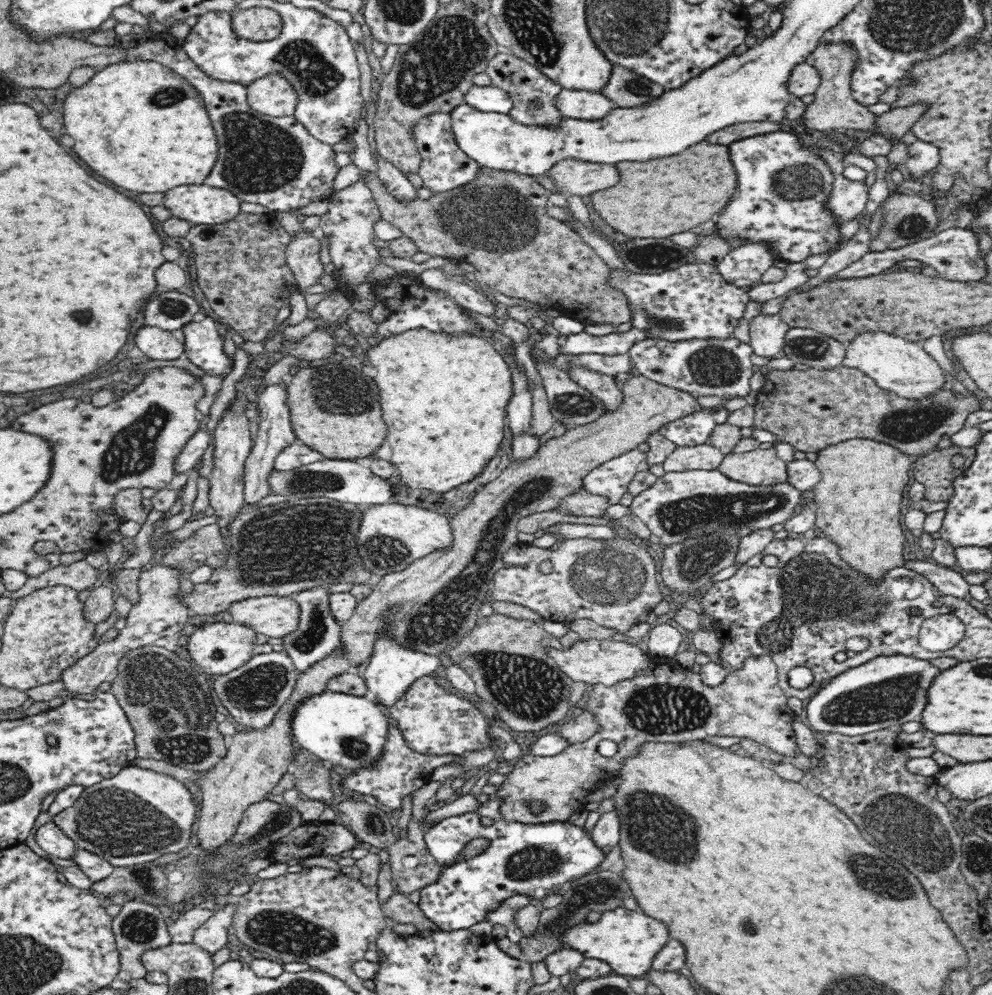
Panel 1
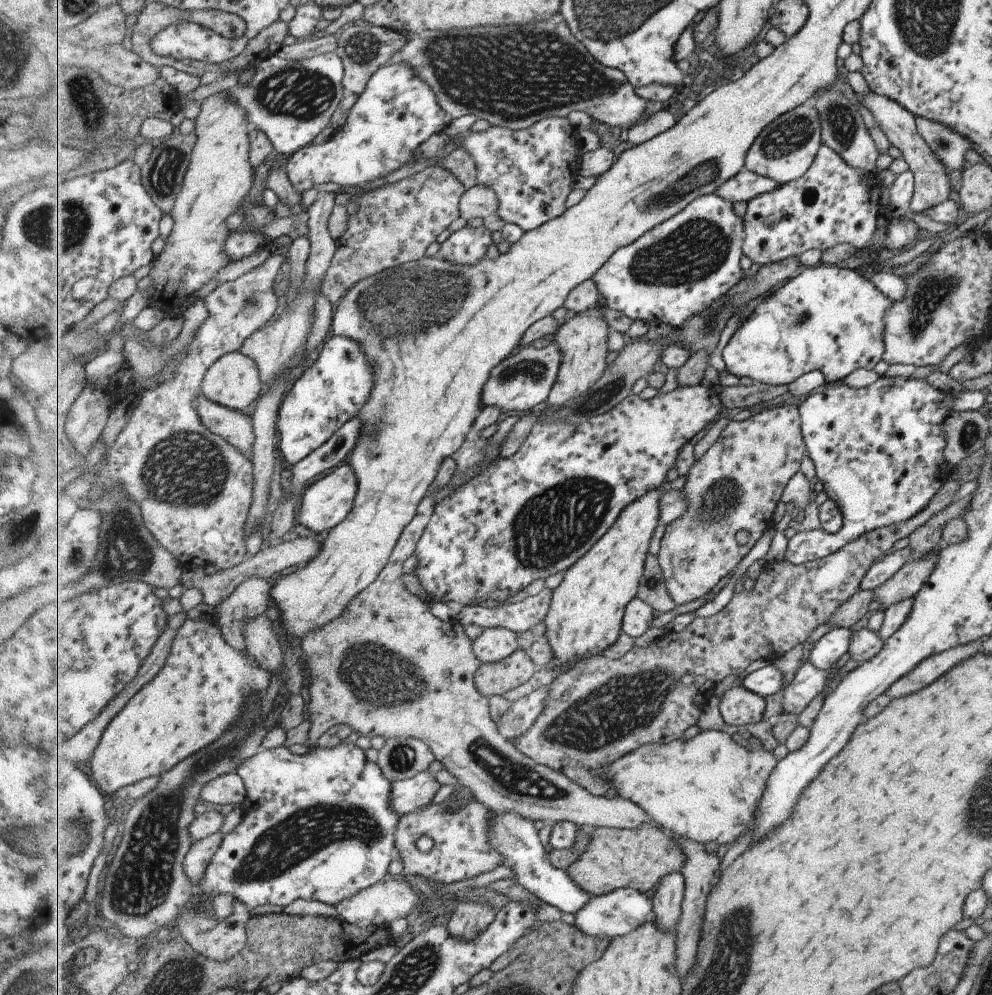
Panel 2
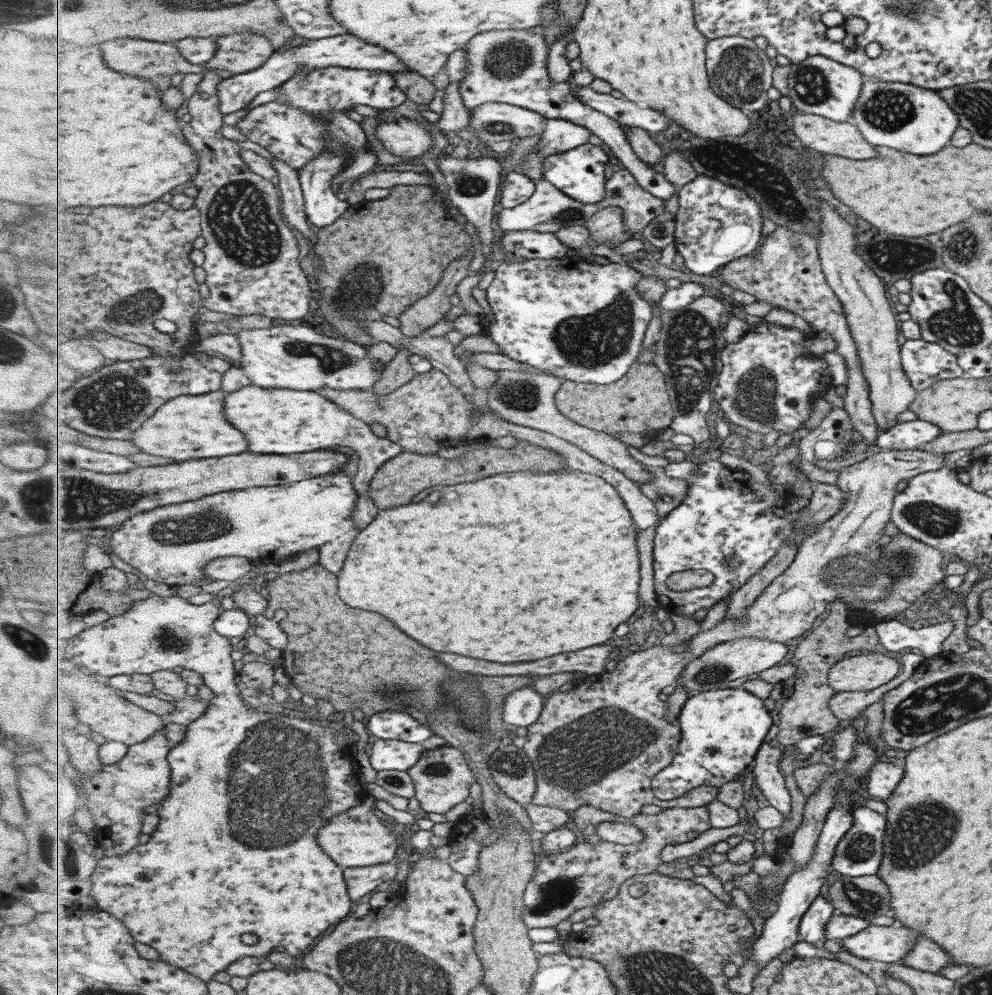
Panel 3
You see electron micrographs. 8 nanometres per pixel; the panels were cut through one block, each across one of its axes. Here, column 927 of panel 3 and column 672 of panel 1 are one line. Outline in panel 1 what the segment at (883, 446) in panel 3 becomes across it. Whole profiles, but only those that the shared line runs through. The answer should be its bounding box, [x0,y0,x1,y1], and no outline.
[659,408,730,447]

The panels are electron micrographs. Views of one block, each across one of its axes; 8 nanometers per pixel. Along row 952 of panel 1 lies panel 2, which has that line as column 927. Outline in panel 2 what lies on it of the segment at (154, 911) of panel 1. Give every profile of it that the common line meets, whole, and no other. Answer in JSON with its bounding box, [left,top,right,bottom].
[914,117,972,176]

